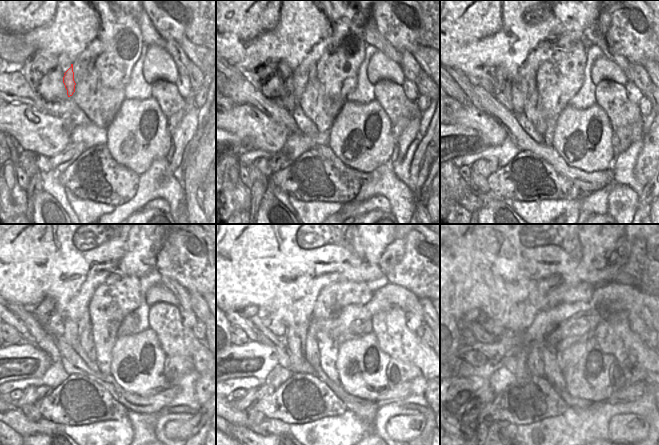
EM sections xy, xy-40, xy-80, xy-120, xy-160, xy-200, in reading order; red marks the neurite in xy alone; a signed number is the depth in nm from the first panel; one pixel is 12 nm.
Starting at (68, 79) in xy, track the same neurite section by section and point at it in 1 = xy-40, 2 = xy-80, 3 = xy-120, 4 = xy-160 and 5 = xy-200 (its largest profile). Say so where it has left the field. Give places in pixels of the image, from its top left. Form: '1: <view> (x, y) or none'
1: xy-40 (287, 101)
2: xy-80 (504, 97)
3: xy-120 (56, 325)
4: xy-160 (277, 326)
5: xy-200 (494, 328)

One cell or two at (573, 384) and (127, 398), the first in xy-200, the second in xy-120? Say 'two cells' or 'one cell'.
two cells

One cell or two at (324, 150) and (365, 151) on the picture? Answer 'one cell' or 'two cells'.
two cells

